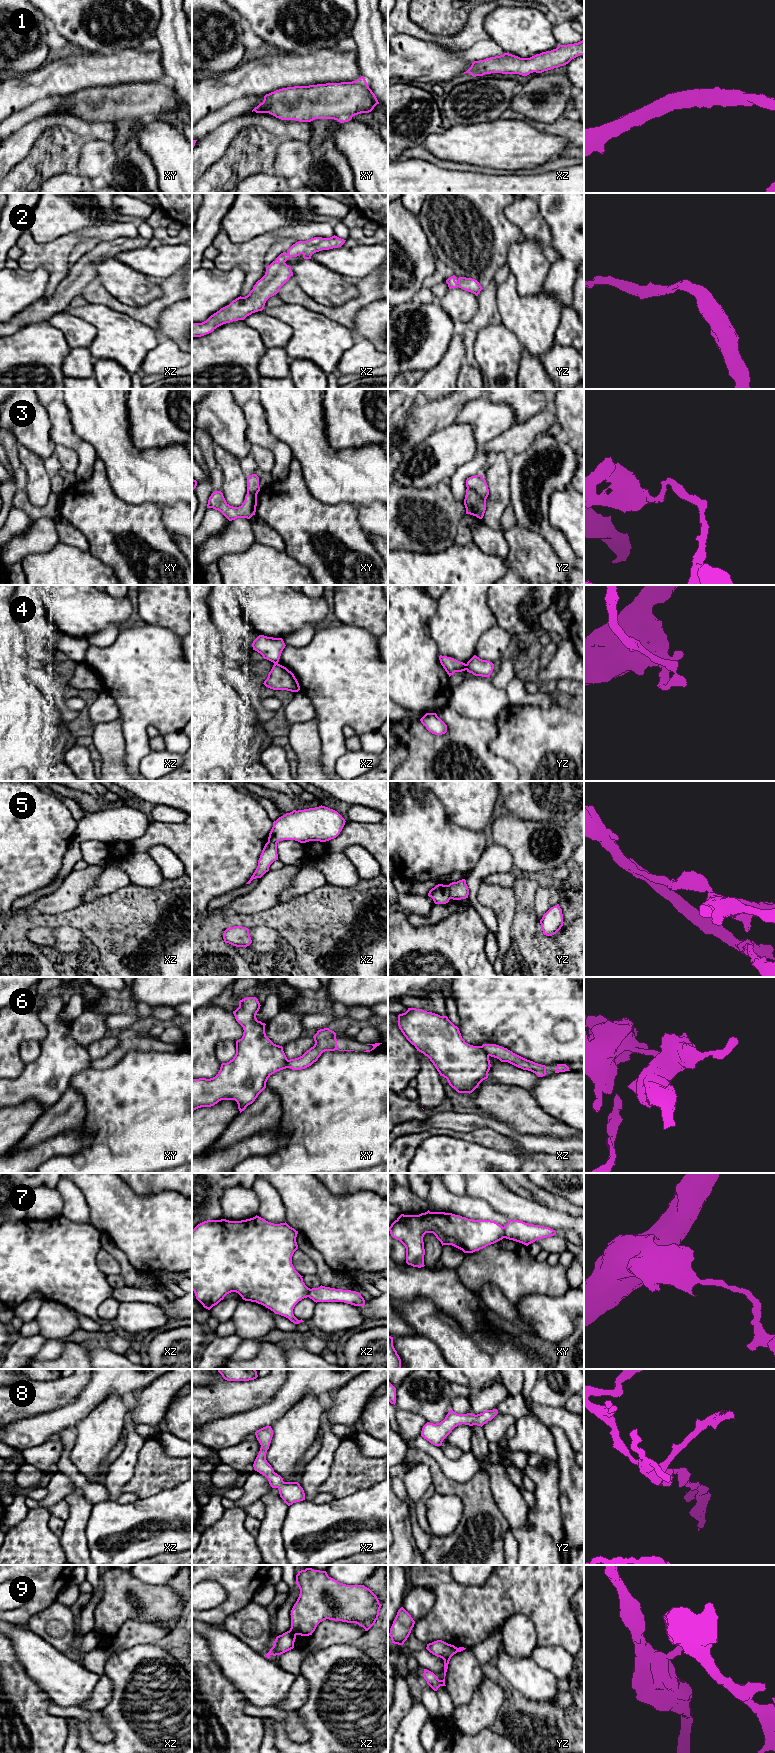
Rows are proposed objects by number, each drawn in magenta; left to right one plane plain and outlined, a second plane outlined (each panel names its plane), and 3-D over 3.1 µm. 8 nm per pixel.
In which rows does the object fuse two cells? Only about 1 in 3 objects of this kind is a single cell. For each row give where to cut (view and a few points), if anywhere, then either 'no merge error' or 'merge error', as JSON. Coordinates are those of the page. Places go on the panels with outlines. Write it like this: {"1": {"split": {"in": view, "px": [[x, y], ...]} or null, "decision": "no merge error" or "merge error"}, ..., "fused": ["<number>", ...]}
{"1": {"split": null, "decision": "no merge error"}, "2": {"split": null, "decision": "no merge error"}, "3": {"split": {"in": "yz", "px": [[467, 487], [472, 488], [485, 499]]}, "decision": "merge error"}, "4": {"split": {"in": "yz", "px": [[466, 664], [467, 669]]}, "decision": "merge error"}, "5": {"split": {"in": "yz", "px": [[447, 885], [451, 898]]}, "decision": "merge error"}, "6": {"split": {"in": "xz", "px": [[480, 1046], [489, 1055]]}, "decision": "merge error"}, "7": {"split": {"in": "xy", "px": [[503, 1227], [505, 1237]]}, "decision": "merge error"}, "8": {"split": {"in": "yz", "px": [[463, 1414], [464, 1423]]}, "decision": "merge error"}, "9": {"split": {"in": "xz", "px": [[290, 1629], [295, 1635]]}, "decision": "merge error"}, "fused": ["3", "4", "5", "6", "7", "8", "9"]}

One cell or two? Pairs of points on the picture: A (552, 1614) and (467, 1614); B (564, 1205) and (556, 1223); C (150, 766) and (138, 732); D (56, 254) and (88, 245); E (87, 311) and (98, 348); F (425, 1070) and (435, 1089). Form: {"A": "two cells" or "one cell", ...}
{"A": "one cell", "B": "two cells", "C": "two cells", "D": "two cells", "E": "one cell", "F": "one cell"}

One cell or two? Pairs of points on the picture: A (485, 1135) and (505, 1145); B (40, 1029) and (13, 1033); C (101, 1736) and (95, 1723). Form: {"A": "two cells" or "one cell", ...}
{"A": "one cell", "B": "one cell", "C": "one cell"}

